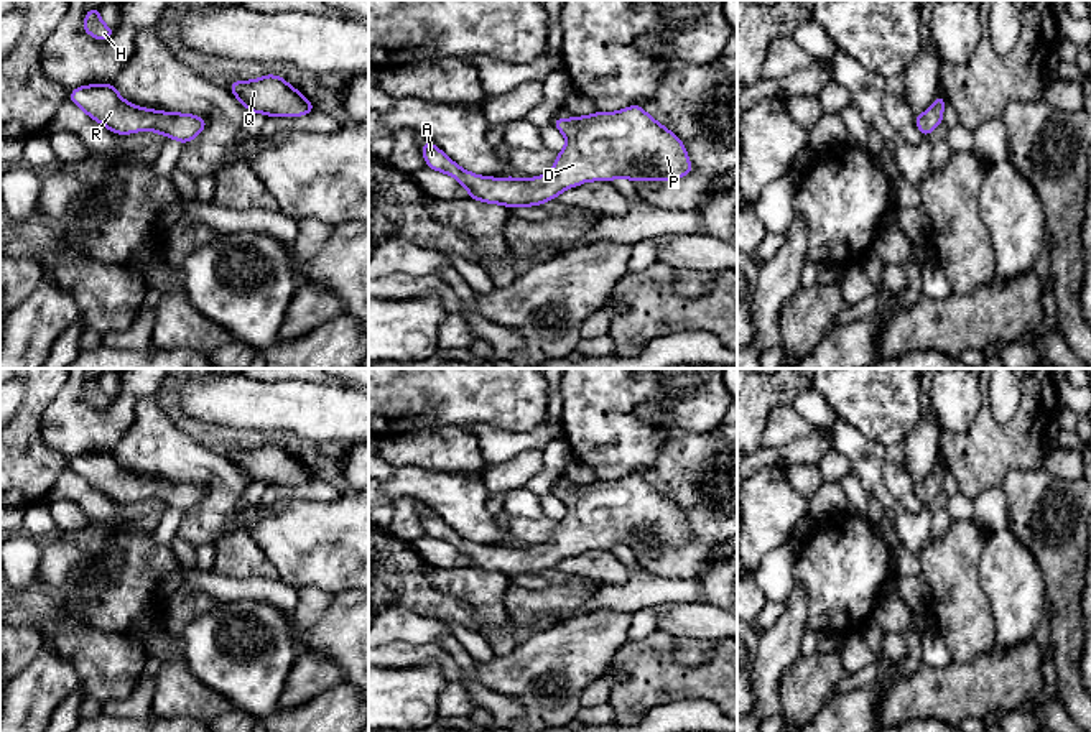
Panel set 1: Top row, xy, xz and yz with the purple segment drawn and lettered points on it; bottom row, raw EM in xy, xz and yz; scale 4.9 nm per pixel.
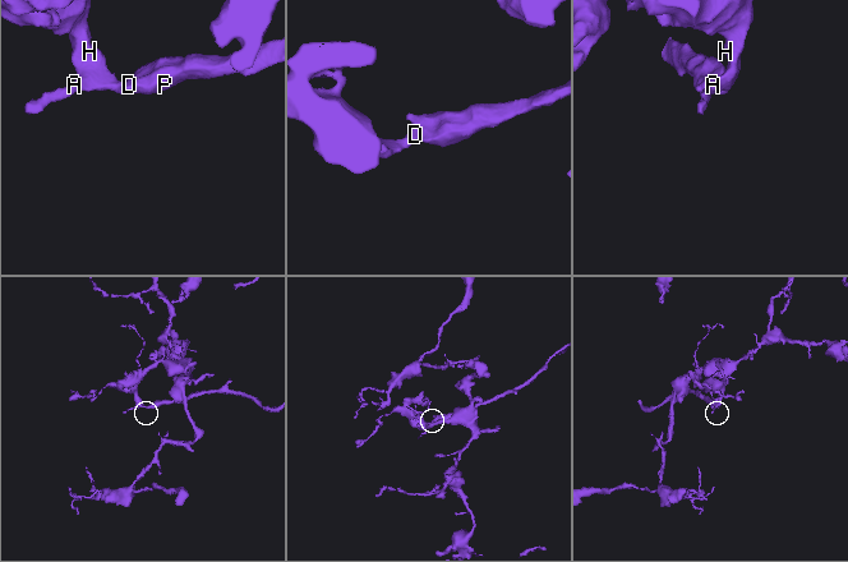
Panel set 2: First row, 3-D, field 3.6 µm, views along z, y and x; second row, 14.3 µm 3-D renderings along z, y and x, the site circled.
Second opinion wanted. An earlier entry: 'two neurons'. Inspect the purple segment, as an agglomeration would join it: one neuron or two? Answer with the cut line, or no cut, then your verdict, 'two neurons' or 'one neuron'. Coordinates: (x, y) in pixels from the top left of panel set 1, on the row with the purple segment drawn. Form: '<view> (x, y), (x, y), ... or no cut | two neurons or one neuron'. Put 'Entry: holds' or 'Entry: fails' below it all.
no cut | one neuron
Entry: fails

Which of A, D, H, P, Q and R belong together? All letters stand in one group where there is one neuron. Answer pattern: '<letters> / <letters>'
A D H P Q R

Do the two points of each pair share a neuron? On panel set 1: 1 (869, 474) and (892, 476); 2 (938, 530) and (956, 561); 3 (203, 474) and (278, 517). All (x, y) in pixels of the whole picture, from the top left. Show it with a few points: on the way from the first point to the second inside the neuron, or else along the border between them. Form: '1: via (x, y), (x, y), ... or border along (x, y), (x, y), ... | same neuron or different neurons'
1: border along (884, 461), (882, 482), (904, 509) | different neurons
2: border along (953, 522), (937, 540), (928, 543) | different neurons
3: via (221, 492), (246, 517), (260, 517) | same neuron

